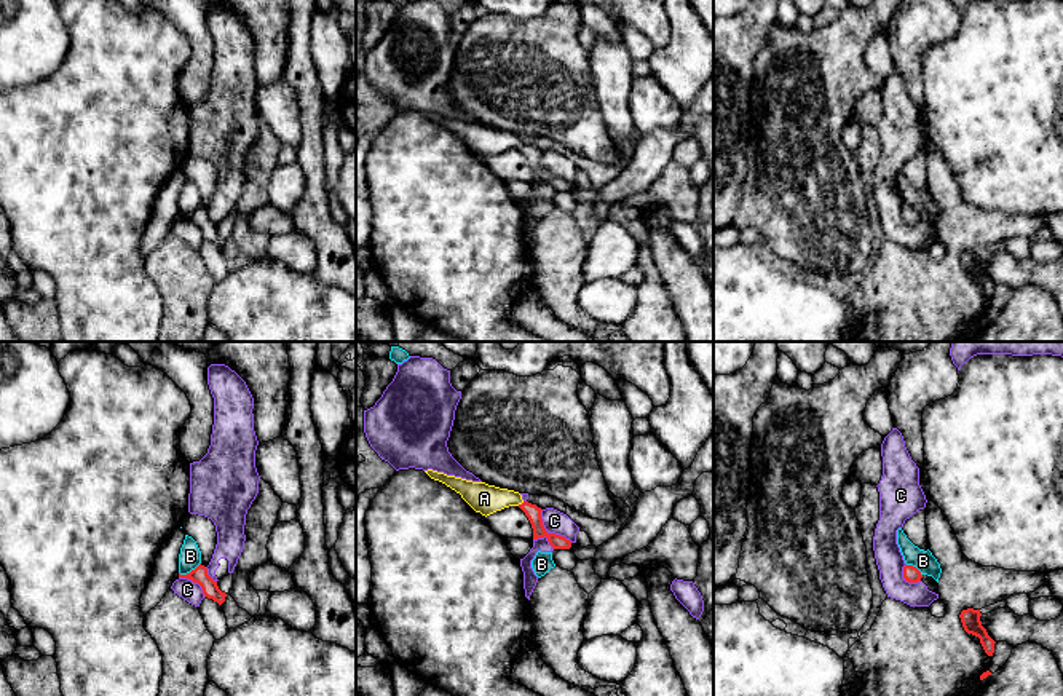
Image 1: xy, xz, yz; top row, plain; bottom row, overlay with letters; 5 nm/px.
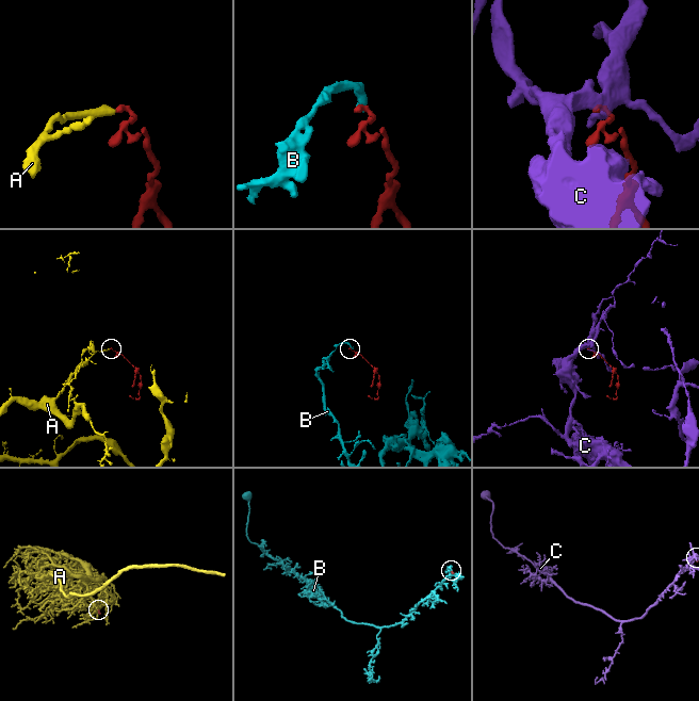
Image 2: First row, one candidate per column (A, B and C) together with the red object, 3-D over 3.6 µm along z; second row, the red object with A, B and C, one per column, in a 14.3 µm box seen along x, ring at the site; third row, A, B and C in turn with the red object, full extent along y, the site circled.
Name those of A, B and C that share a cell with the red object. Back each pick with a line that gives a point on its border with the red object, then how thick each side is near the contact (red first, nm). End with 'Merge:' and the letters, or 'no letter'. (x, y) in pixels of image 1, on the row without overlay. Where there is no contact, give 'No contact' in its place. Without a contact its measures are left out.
A: Touches red at xz (522, 146). Thickness 80 nm (red) against 150 nm
Merge: A

